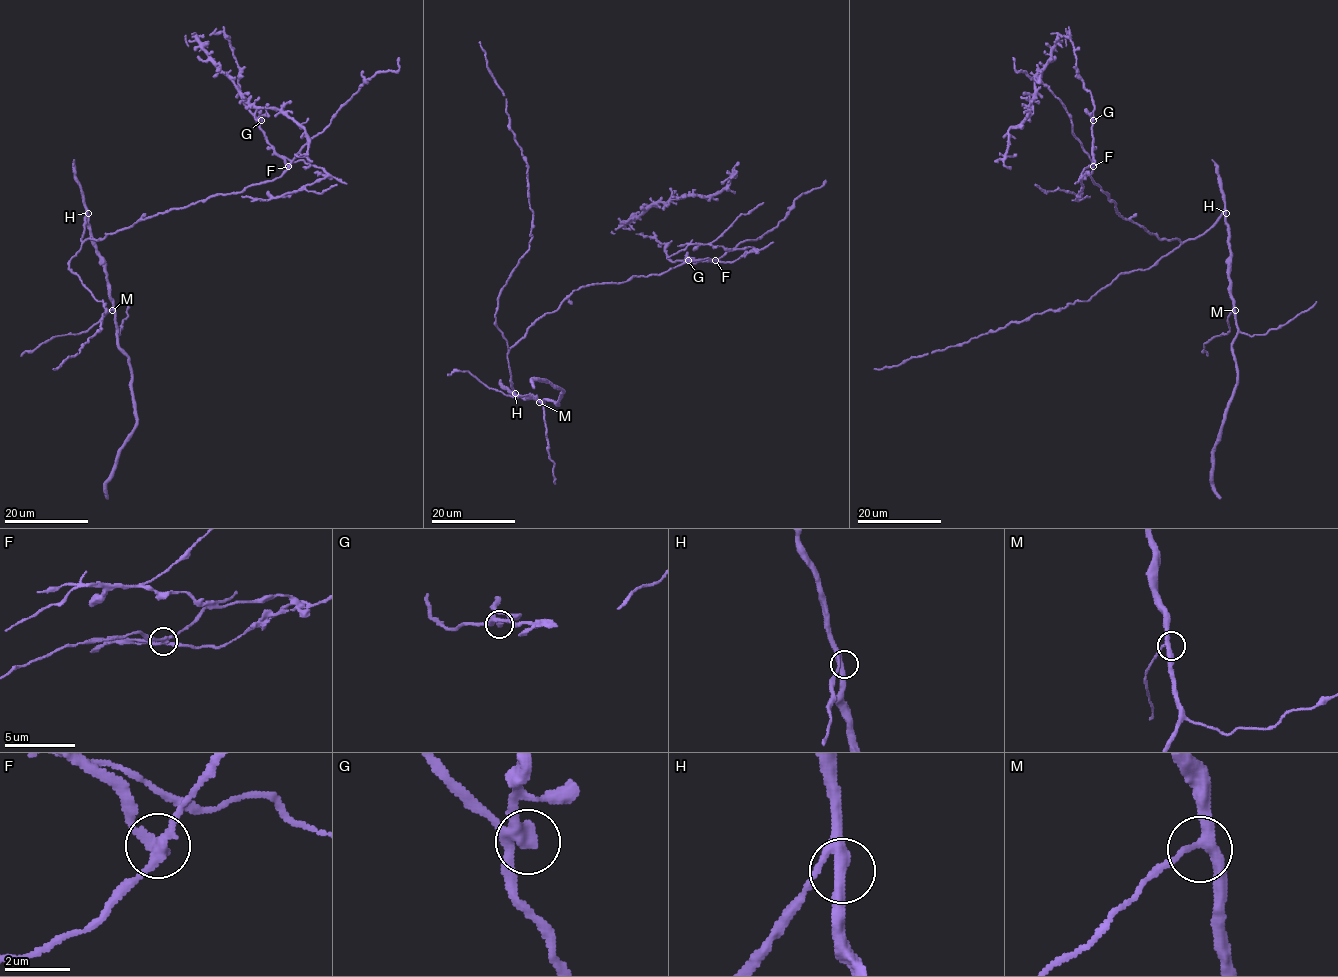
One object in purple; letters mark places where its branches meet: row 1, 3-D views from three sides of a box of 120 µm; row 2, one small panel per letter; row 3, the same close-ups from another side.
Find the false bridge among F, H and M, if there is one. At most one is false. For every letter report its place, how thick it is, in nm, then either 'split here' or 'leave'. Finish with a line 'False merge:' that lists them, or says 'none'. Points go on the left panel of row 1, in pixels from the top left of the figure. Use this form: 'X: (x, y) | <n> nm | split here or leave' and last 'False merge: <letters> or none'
F: (288, 166) | 280 nm | split here
H: (88, 213) | 320 nm | leave
M: (112, 310) | 320 nm | leave
False merge: F

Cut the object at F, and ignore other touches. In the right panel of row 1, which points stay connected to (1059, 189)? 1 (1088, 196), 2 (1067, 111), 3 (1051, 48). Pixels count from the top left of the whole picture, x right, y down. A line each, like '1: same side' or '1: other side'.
1: same side
2: other side
3: other side

